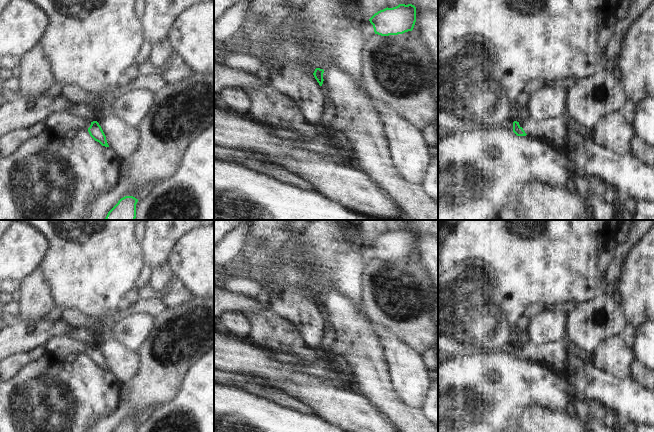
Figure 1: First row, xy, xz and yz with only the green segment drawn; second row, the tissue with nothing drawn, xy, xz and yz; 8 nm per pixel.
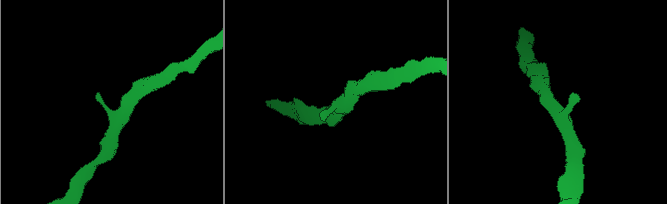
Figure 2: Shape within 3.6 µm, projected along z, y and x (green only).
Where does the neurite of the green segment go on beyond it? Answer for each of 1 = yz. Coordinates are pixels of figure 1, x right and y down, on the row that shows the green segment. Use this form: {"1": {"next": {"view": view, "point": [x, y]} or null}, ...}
{"1": {"next": null}}

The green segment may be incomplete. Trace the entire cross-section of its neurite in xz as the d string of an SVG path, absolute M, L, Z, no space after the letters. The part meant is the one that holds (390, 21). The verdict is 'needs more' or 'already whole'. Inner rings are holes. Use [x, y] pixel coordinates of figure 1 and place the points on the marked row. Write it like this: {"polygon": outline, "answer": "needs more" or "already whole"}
{"polygon": "M399 4L375 13L370 19L375 34L381 36L398 35L412 31L416 22L416 7Z", "answer": "already whole"}

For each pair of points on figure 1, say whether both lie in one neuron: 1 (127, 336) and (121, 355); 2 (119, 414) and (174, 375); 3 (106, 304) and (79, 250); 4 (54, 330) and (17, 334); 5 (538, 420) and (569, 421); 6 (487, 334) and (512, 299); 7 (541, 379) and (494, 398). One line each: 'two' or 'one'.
1: two
2: one
3: one
4: one
5: one
6: two
7: one

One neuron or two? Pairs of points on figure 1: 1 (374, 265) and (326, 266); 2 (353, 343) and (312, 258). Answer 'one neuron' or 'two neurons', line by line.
1: two neurons
2: two neurons

